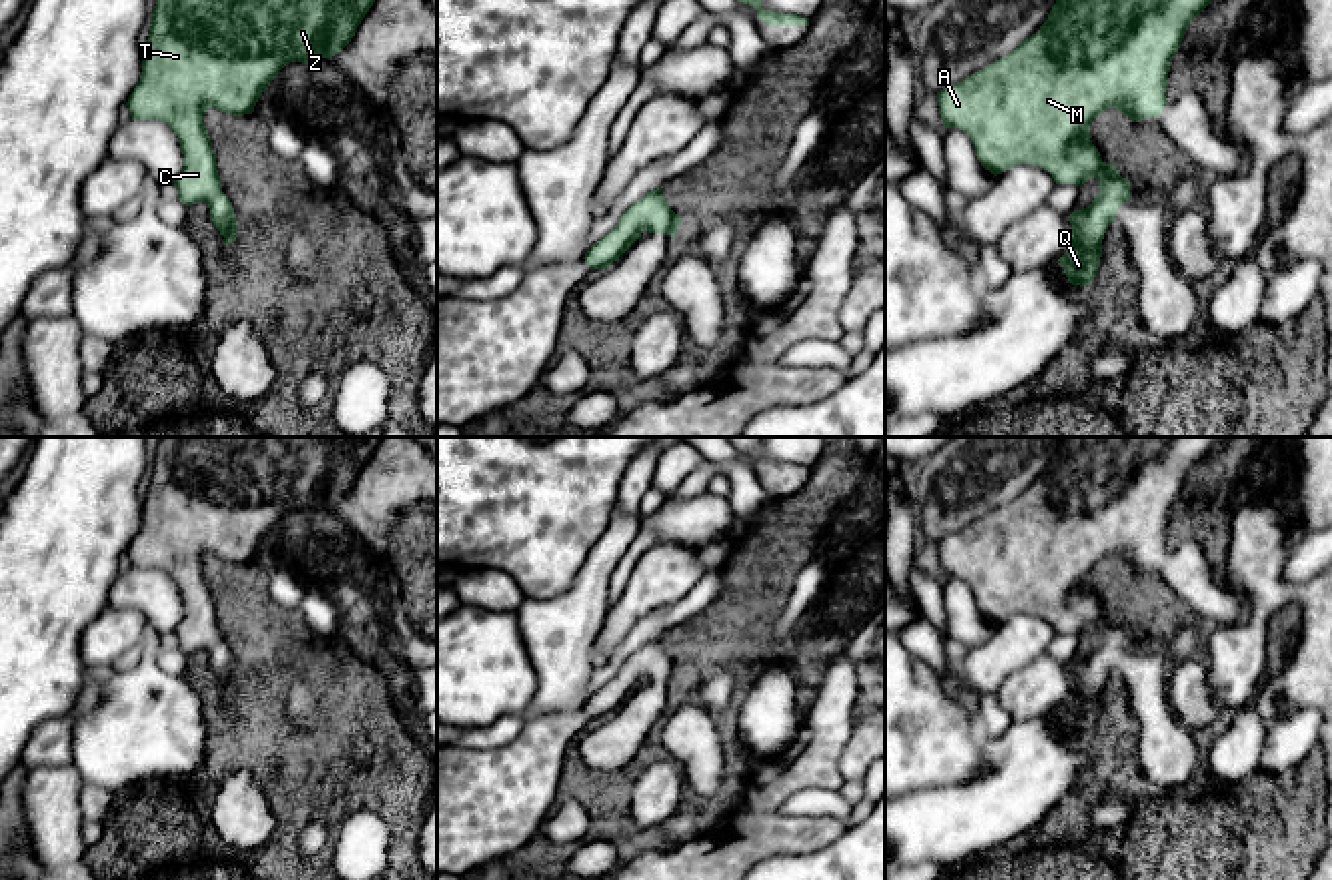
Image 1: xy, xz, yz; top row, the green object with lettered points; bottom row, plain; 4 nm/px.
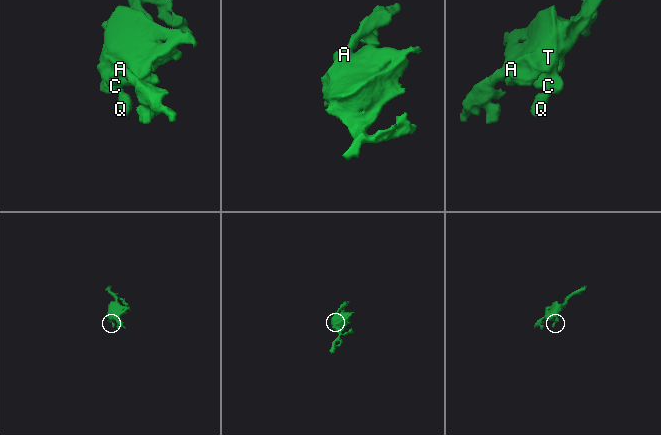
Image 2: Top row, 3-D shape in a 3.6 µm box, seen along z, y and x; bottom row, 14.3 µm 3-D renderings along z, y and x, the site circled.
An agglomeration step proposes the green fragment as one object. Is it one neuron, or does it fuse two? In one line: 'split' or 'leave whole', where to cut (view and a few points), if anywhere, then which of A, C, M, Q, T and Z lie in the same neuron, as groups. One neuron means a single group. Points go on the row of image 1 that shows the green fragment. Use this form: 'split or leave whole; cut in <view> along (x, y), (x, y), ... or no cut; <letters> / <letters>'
leave whole; no cut; A C M Q T Z

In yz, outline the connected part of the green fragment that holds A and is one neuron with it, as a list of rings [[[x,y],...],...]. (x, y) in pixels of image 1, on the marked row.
[[[1056,0],[1040,30],[1014,52],[937,92],[943,128],[963,130],[991,174],[1032,164],[1048,170],[1056,184],[1098,180],[1100,194],[1092,204],[1070,214],[1072,245],[1058,259],[1072,285],[1094,281],[1104,233],[1132,198],[1130,180],[1120,176],[1118,166],[1102,162],[1090,126],[1108,108],[1130,122],[1164,112],[1170,60],[1208,4],[1212,0]]]

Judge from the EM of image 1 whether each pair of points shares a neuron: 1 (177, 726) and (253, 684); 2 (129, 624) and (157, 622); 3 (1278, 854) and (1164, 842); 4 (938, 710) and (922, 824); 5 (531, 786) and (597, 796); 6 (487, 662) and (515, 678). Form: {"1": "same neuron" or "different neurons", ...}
{"1": "different neurons", "2": "different neurons", "3": "same neuron", "4": "different neurons", "5": "different neurons", "6": "same neuron"}

